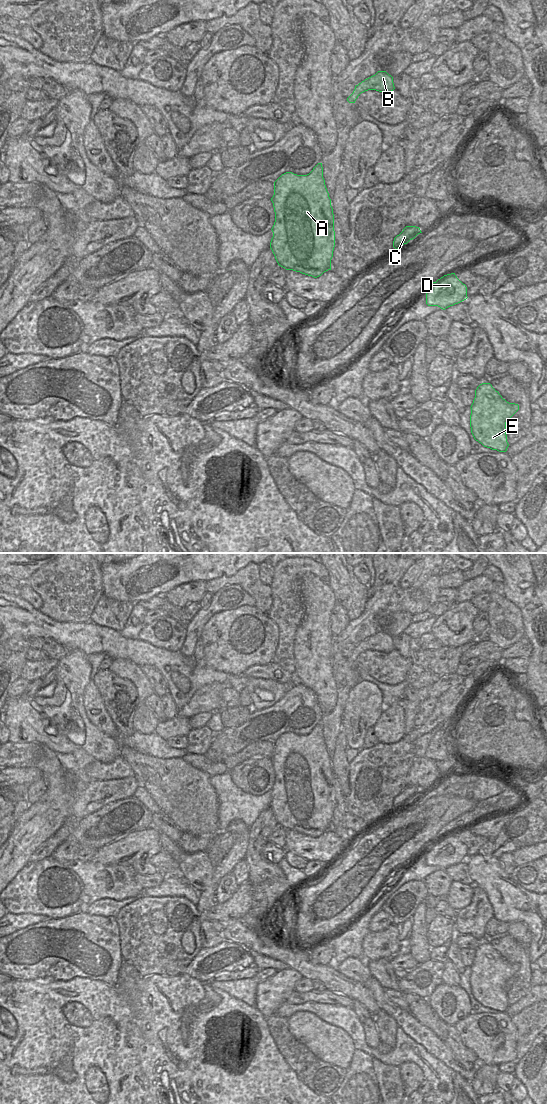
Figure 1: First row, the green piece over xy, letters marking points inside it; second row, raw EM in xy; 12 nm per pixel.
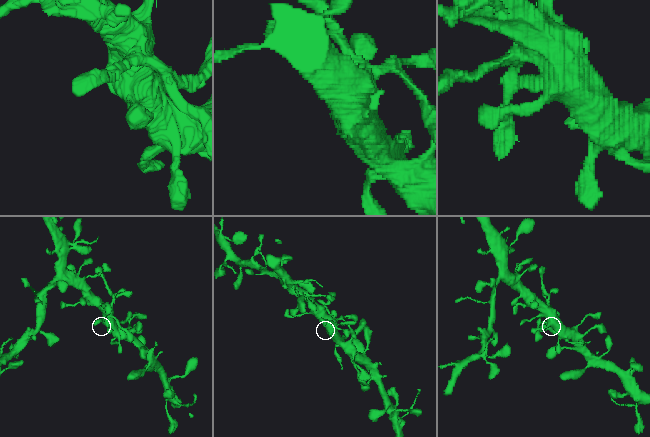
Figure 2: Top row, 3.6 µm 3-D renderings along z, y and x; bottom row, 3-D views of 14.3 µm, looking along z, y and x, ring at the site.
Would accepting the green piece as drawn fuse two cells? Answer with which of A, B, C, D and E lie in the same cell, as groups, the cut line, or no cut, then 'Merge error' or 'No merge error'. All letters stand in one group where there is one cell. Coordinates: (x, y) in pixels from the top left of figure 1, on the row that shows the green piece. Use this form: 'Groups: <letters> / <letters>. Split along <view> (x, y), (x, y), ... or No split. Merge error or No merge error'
Groups: A B C D E. No split. No merge error

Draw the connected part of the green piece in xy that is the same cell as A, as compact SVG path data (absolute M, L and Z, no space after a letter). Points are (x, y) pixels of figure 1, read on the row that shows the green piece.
M318 163L307 175L292 172L282 174L274 182L274 195L271 198L275 212L272 227L273 237L270 248L279 266L317 278L331 270L331 259L335 247L334 214L331 199L323 178L322 163Z

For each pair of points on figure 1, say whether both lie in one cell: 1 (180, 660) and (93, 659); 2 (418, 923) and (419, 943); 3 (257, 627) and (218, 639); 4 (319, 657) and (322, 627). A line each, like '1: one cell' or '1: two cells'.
1: two cells
2: one cell
3: one cell
4: one cell

